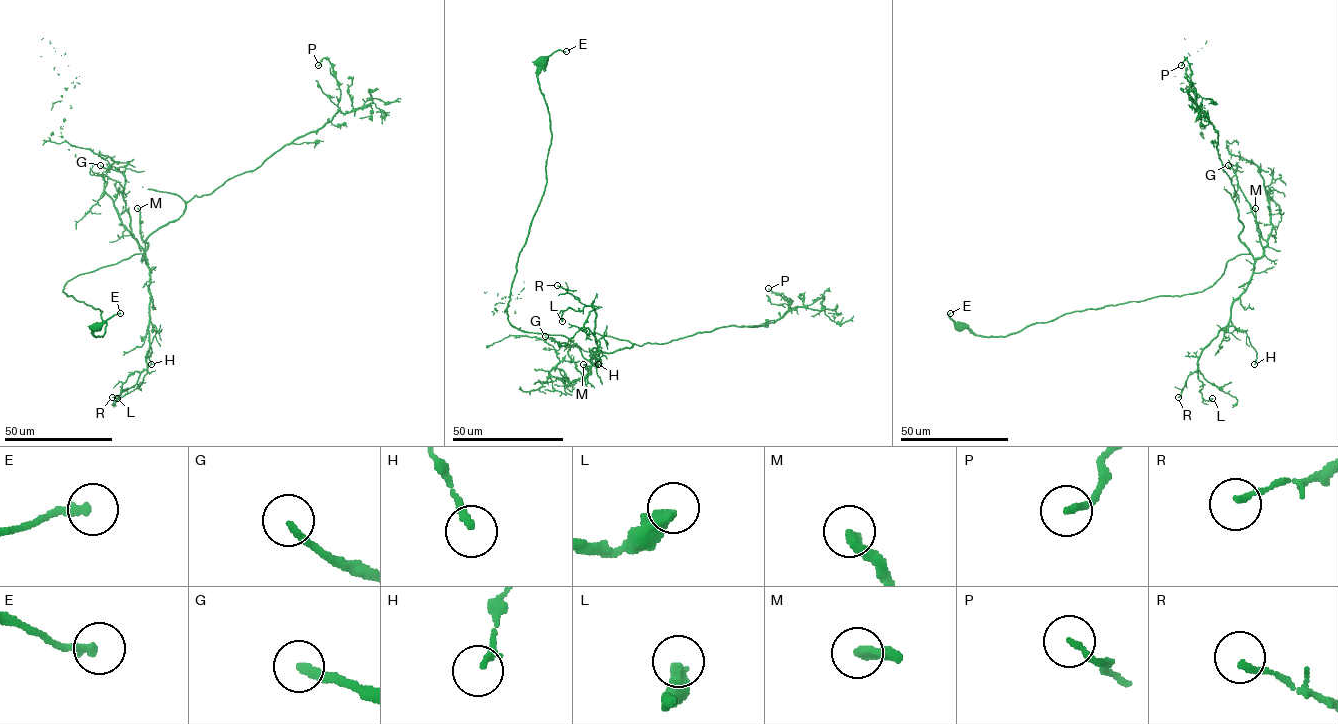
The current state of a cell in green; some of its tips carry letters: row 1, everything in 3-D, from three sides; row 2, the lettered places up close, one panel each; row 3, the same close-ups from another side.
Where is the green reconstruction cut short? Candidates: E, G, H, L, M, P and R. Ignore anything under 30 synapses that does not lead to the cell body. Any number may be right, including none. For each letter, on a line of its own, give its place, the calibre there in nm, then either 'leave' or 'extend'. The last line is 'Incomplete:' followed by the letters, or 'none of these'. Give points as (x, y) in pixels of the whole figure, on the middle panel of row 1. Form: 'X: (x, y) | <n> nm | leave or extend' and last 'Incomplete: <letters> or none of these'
E: (566, 51) | 240 nm | leave
G: (545, 336) | 240 nm | extend
H: (598, 364) | 180 nm | leave
L: (562, 321) | 440 nm | leave
M: (583, 364) | 300 nm | extend
P: (768, 288) | 180 nm | leave
R: (557, 285) | 160 nm | leave
Incomplete: G, M

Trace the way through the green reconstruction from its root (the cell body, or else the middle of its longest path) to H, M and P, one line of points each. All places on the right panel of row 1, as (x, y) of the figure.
H: (960, 326), (1005, 336), (1075, 311), (1193, 294), (1250, 254), (1230, 321), (1254, 364)
M: (960, 326), (964, 323), (977, 335), (1005, 336), (1075, 311), (1203, 291), (1236, 255), (1263, 255), (1255, 208)
P: (960, 326), (1005, 336), (1075, 311), (1193, 294), (1250, 253), (1217, 132), (1181, 65)

